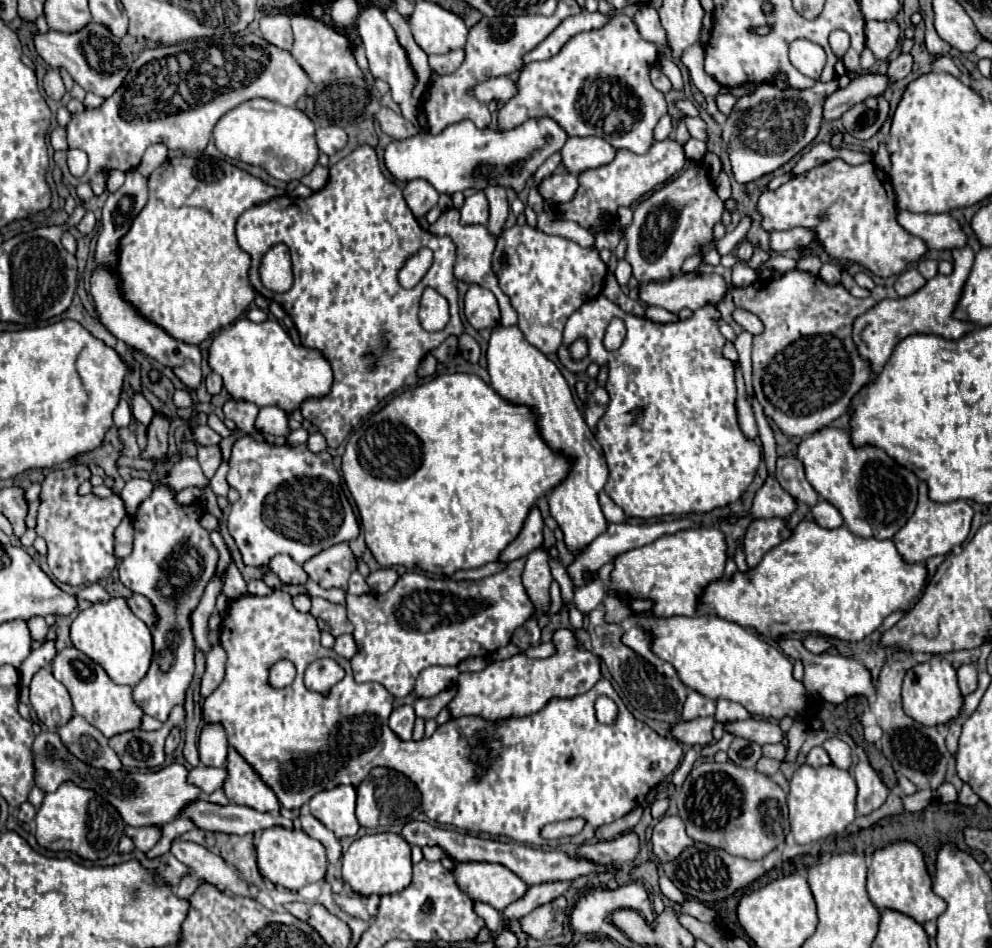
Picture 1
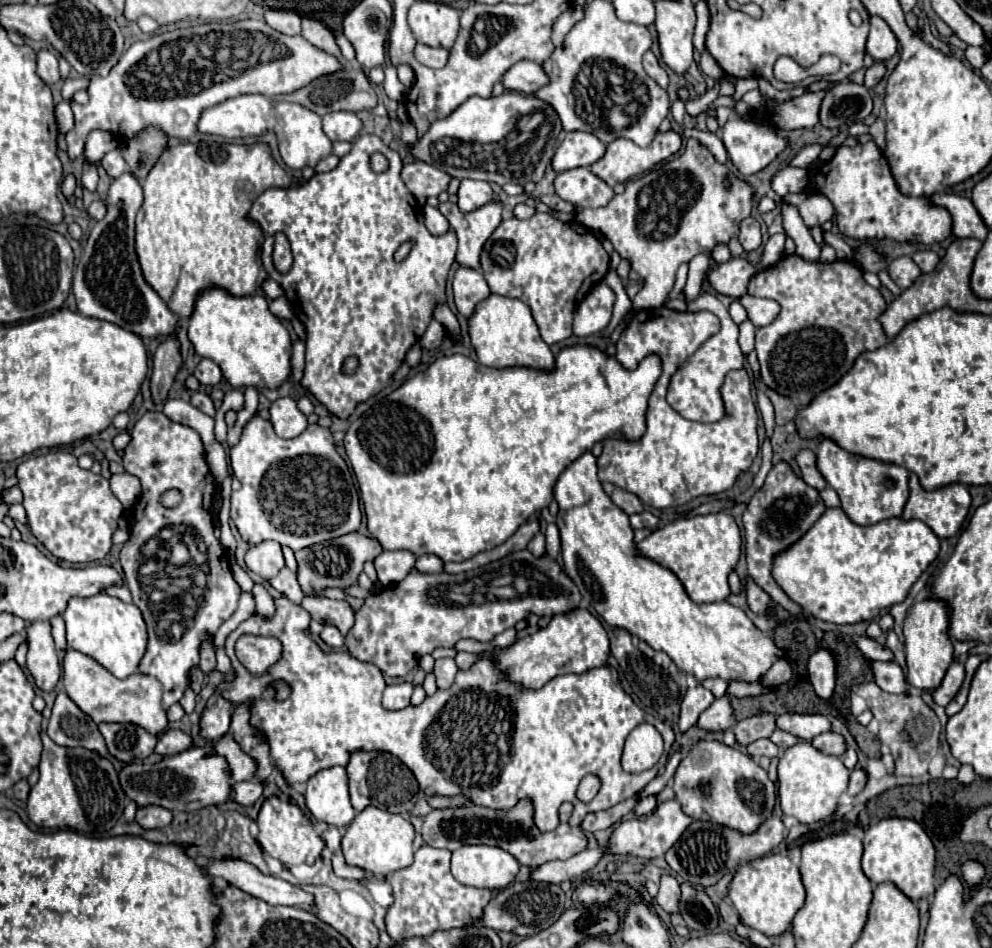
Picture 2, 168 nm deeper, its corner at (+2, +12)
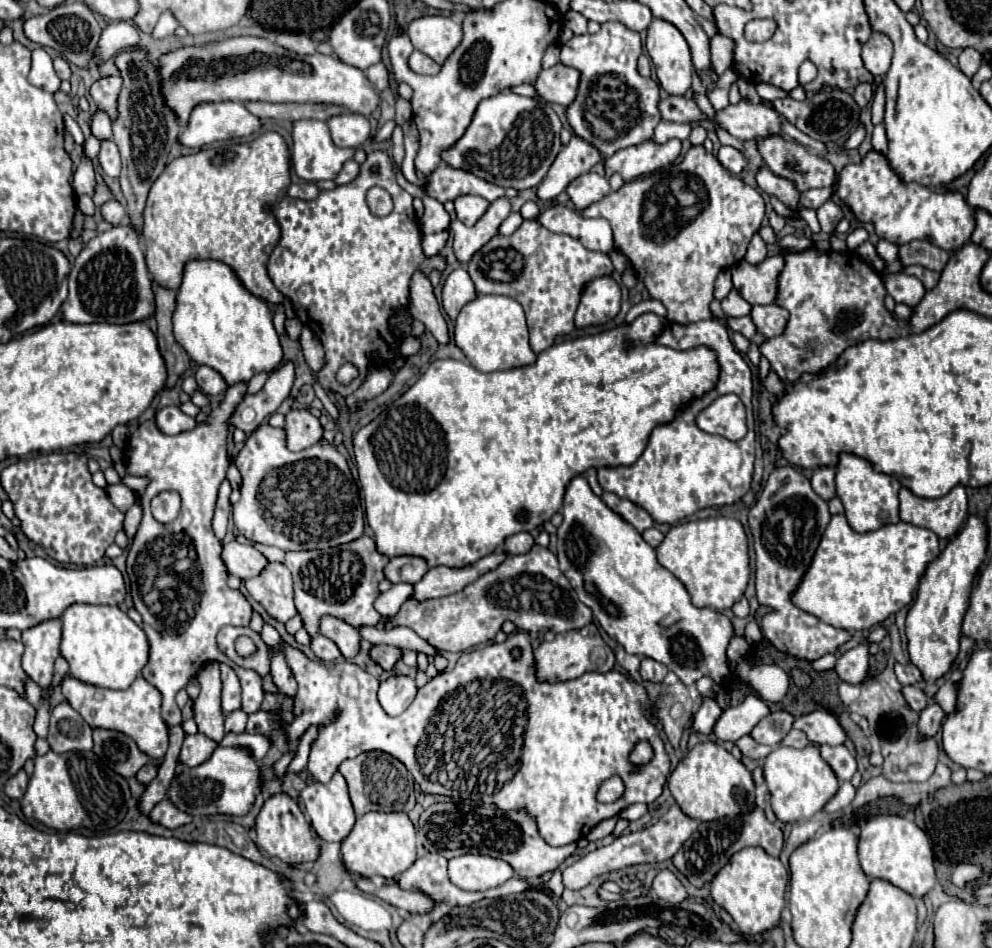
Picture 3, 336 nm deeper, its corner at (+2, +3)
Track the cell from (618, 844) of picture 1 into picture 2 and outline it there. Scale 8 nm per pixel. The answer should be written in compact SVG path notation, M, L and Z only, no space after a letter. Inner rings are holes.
M520 799L512 809L490 809L490 807L480 807L474 803L462 805L462 807L444 807L444 809L432 809L424 817L422 825L422 837L430 847L438 849L448 849L456 851L464 845L492 845L508 851L518 859L520 865L526 865L530 869L544 865L546 861L554 859L568 859L582 849L586 849L586 835L580 827L570 827L568 818L573 810L569 802L565 802L559 809L560 824L558 829L550 833L542 833L534 825L534 805L532 799Z

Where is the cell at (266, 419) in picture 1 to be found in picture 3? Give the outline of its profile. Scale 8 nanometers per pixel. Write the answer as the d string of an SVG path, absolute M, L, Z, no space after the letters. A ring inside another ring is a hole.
M292 408L286 414L284 432L286 432L286 446L294 452L310 448L322 438L322 426L318 418L314 418L304 408Z

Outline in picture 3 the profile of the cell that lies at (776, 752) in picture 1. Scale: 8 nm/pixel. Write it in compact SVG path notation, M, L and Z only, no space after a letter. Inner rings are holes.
M790 730L790 734L786 734L786 738L784 738L780 744L782 744L782 746L792 746L792 748L804 748L804 746L808 746L810 742L808 742L808 738L806 738L804 732L800 732L800 730Z

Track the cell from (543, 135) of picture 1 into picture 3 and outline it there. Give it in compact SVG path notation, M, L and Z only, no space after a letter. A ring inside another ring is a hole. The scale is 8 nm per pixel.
M502 92L482 100L466 134L442 152L442 162L502 188L528 190L538 186L560 152L562 122L548 102Z

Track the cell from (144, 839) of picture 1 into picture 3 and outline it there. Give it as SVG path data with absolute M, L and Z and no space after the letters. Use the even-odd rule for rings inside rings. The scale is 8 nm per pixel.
M162 800L162 802L158 802L158 804L152 808L150 820L152 820L154 824L160 824L160 826L164 826L164 828L174 830L174 828L180 828L180 826L192 822L192 816L180 812L180 810L174 808L168 800Z

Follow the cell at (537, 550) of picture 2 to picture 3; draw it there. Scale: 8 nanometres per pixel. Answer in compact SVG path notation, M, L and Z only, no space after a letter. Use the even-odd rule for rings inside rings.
M520 532L520 534L510 536L504 546L506 546L506 550L508 550L510 554L526 554L534 544L536 544L536 542L534 542L534 538L532 538L530 532Z

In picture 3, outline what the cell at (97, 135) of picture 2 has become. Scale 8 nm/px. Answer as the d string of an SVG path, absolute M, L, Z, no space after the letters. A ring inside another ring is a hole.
M96 112L94 120L92 120L92 136L96 136L100 142L104 142L106 138L112 140L112 122L104 112Z

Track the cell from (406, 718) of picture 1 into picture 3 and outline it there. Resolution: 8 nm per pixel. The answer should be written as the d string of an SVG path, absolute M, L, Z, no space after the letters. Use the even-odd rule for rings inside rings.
M392 676L380 682L378 700L388 716L402 714L414 700L414 696L416 696L416 686L414 680L408 676Z

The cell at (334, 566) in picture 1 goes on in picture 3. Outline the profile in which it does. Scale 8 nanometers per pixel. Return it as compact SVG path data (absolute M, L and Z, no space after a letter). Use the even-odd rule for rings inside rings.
M360 536L354 542L308 552L286 552L286 566L294 576L294 602L298 614L304 618L304 628L314 638L318 634L320 618L330 614L346 620L350 626L374 626L380 614L374 610L374 600L380 596L378 582L384 578L382 570L388 558L376 550L370 536Z

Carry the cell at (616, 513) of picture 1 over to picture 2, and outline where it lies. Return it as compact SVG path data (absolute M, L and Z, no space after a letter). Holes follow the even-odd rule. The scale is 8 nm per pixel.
M604 483L604 491L608 493L608 497L620 507L624 509L628 515L634 515L634 513L642 513L644 511L644 503L630 491L626 489L620 489L612 483Z

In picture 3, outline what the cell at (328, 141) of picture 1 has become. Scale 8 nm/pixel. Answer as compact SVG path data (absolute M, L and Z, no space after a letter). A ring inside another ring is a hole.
M360 114L332 116L328 122L332 142L340 148L358 148L370 136L370 122Z

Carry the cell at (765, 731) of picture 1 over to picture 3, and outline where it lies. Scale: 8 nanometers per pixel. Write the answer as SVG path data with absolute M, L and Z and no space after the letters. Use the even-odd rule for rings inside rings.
M826 710L810 712L808 716L800 716L794 720L796 730L802 730L812 744L828 744L838 746L846 740L846 732L840 726L840 722Z

